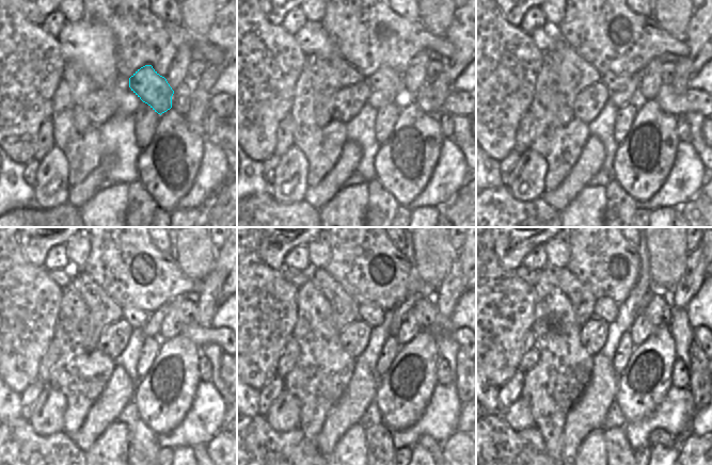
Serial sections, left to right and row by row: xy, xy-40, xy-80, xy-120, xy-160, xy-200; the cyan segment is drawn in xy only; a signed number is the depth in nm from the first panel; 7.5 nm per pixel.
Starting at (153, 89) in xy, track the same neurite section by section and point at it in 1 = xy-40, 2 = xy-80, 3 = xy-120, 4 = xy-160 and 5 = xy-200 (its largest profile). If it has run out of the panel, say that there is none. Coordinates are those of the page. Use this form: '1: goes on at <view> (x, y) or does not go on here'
1: goes on at xy-40 (384, 80)
2: goes on at xy-80 (614, 81)
3: goes on at xy-120 (137, 318)
4: goes on at xy-160 (370, 314)
5: goes on at xy-200 (605, 309)

